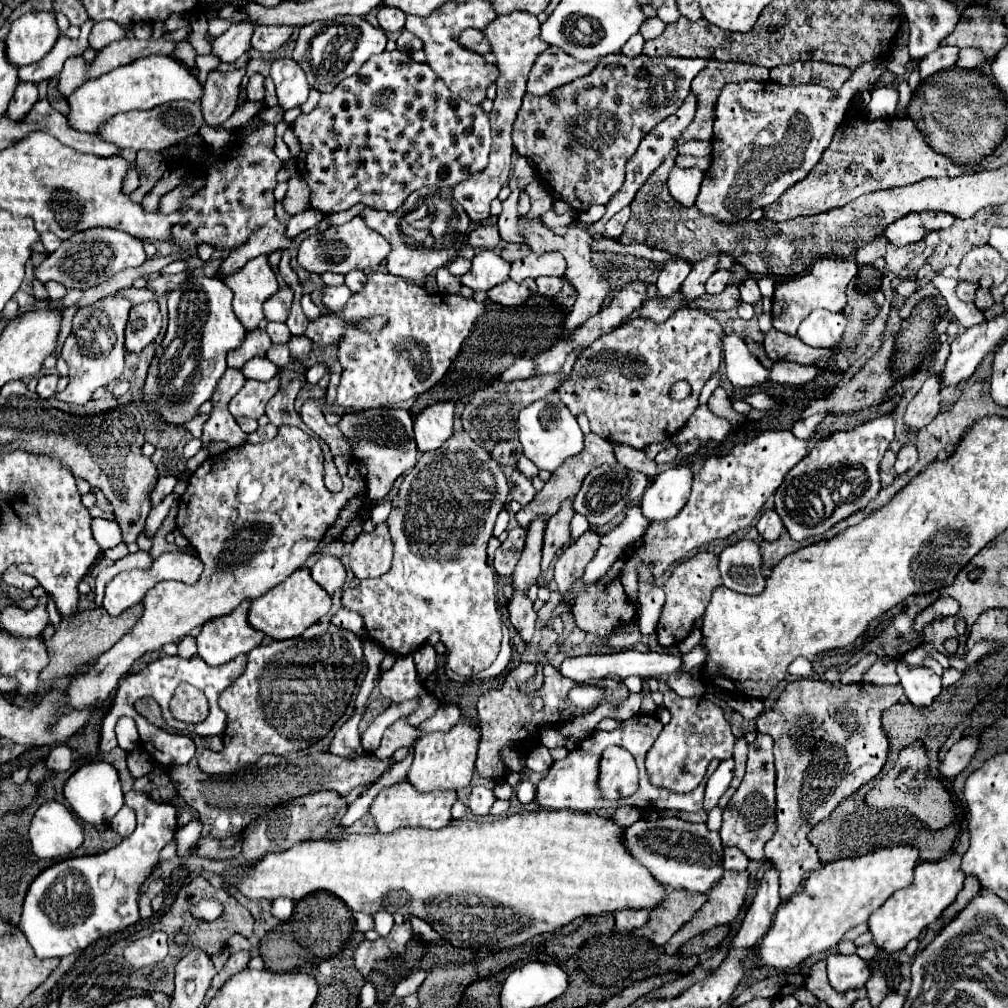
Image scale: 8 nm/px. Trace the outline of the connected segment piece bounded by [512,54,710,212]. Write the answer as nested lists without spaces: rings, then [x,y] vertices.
[[[610,54],[608,58],[602,58],[584,78],[560,86],[544,96],[526,94],[514,120],[514,148],[536,166],[542,180],[552,188],[552,194],[558,200],[568,202],[576,212],[586,212],[592,204],[606,204],[624,184],[626,164],[642,138],[658,122],[680,108],[690,92],[692,78],[704,70],[708,62],[710,60],[706,58],[664,58],[646,54],[628,58],[624,54]]]

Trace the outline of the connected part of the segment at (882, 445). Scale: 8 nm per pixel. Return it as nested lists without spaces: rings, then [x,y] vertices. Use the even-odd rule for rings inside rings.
[[[886,414],[876,420],[864,422],[852,430],[834,432],[832,436],[824,438],[818,446],[814,446],[810,454],[790,470],[790,474],[784,478],[782,486],[774,494],[776,498],[774,510],[782,518],[788,534],[794,540],[804,540],[822,534],[842,518],[864,508],[880,490],[880,460],[884,458],[884,452],[890,448],[892,440],[894,420],[890,414]],[[822,492],[830,494],[828,498],[834,502],[832,506],[830,502],[808,500],[808,496],[820,496]]]

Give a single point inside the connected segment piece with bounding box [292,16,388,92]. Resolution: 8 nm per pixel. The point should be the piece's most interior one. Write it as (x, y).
(346, 54)

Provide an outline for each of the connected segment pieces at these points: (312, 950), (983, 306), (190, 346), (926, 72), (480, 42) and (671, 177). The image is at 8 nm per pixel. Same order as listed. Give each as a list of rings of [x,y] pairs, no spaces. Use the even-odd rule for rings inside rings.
[[[308,894],[300,902],[296,902],[292,918],[284,924],[278,924],[260,940],[260,956],[268,970],[272,972],[308,972],[308,966],[320,964],[342,952],[342,946],[350,940],[354,932],[354,918],[348,906],[340,902],[334,894]]]
[[[977,290],[974,303],[979,310],[985,311],[994,304],[994,298],[990,290]]]
[[[198,278],[192,290],[172,290],[168,296],[168,316],[170,322],[166,336],[156,348],[142,392],[150,412],[154,412],[158,418],[164,418],[166,424],[184,424],[196,416],[196,410],[202,402],[210,400],[218,380],[226,372],[226,352],[242,344],[246,330],[232,312],[232,290],[220,278]]]
[[[942,46],[942,48],[934,50],[932,54],[928,54],[920,62],[920,78],[924,80],[938,70],[948,70],[948,68],[956,66],[956,58],[958,58],[958,48],[956,46]]]
[[[464,30],[464,32],[458,36],[458,42],[460,42],[460,46],[464,46],[466,50],[472,50],[472,52],[478,52],[478,54],[490,52],[490,44],[488,44],[488,40],[484,38],[484,34],[482,34],[480,30]]]
[[[672,166],[670,174],[668,174],[668,188],[670,194],[684,206],[692,206],[698,190],[700,190],[700,182],[702,182],[704,172],[696,166],[696,168],[680,168],[680,166]]]

